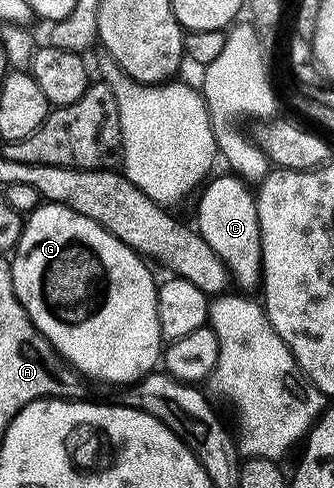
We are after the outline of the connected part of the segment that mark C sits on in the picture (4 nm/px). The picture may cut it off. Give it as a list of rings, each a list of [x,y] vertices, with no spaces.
[[[215,175],[205,185],[206,193],[198,204],[196,231],[204,238],[204,242],[208,242],[208,246],[212,246],[212,250],[216,250],[216,254],[230,272],[231,281],[237,287],[239,284],[243,293],[254,294],[252,292],[257,293],[262,287],[262,227],[258,197],[241,176],[225,175]]]

